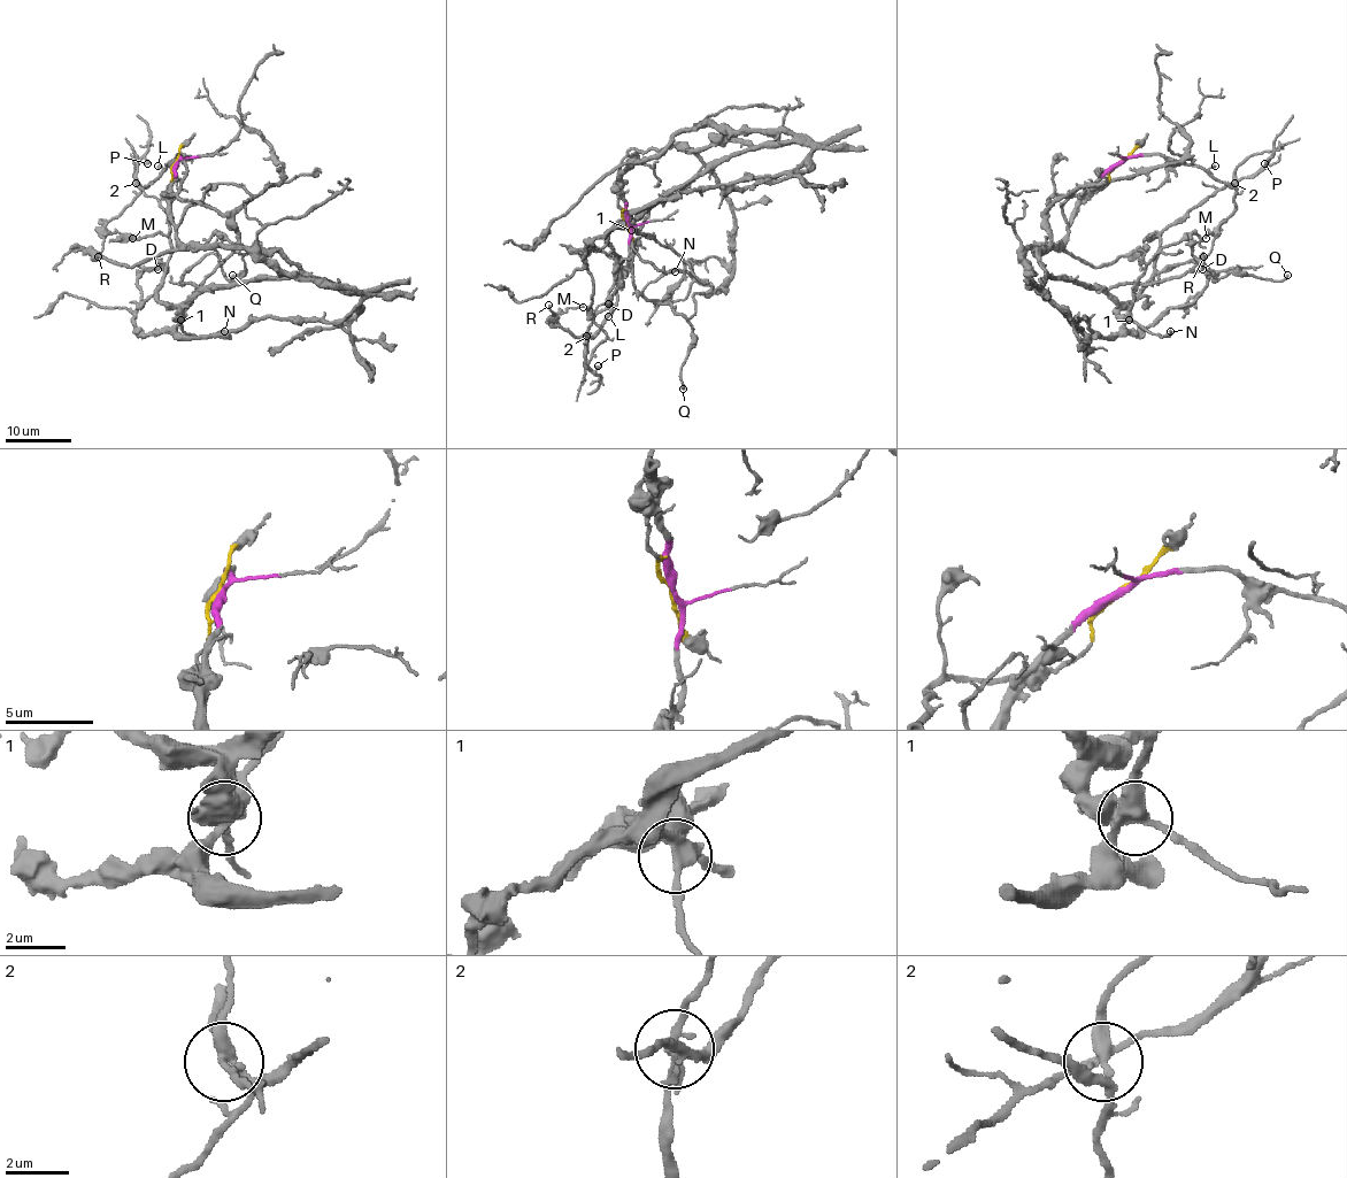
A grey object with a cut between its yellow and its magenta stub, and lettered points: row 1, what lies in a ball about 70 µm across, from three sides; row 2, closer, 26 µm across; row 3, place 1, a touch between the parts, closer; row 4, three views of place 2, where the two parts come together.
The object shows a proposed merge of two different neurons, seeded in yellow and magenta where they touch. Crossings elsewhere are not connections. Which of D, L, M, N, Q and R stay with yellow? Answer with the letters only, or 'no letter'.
D, N, Q

